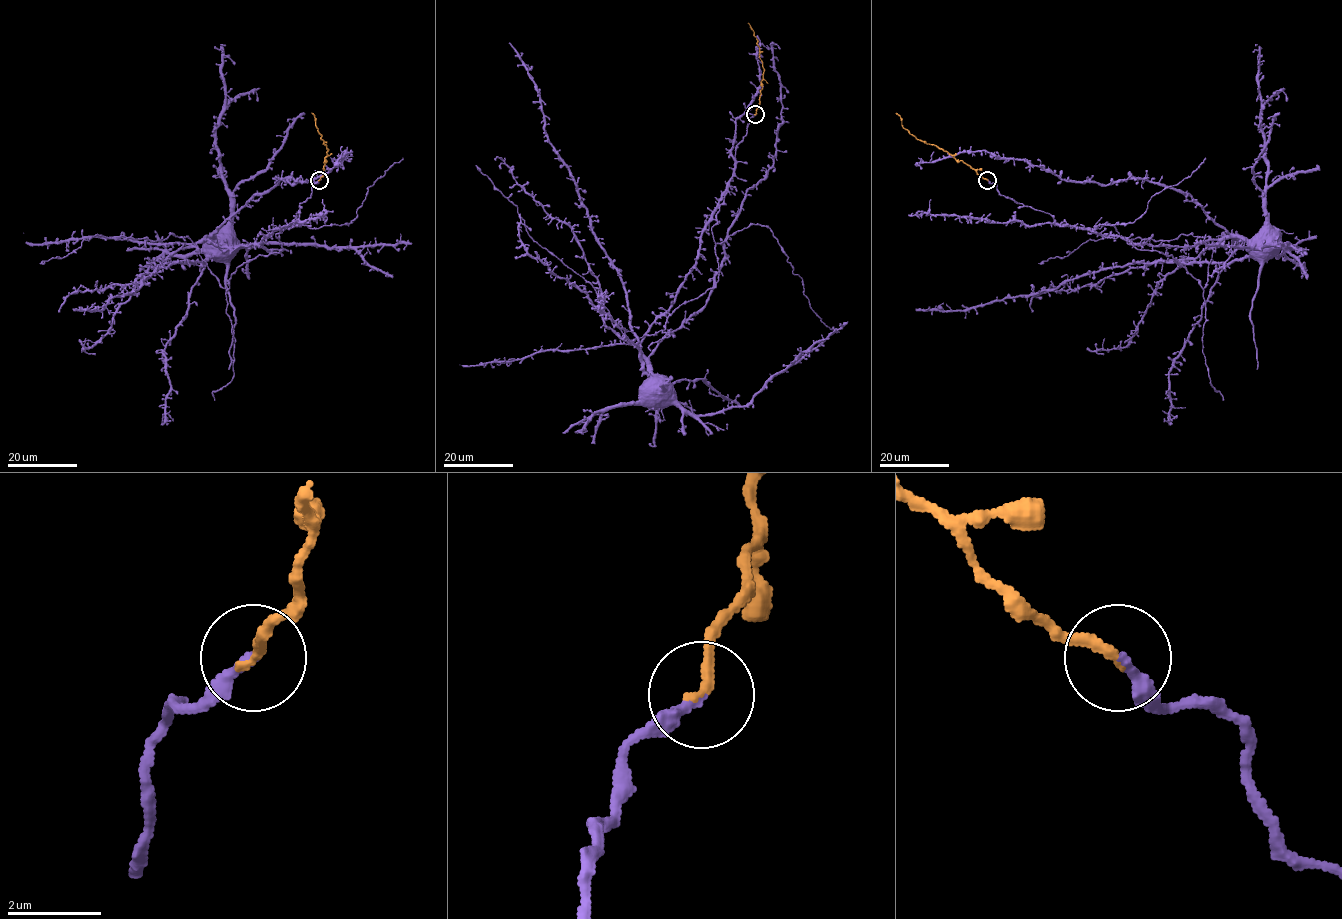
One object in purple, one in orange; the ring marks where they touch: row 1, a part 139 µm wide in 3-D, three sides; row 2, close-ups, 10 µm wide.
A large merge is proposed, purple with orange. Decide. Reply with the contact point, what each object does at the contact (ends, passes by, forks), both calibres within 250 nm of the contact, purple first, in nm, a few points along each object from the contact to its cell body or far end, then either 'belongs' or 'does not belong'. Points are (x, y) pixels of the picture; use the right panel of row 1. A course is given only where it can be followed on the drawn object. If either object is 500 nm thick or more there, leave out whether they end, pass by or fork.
(987, 180) | purple ends | orange ends | 240/240 nm | purple via (987, 179), (1000, 194), (1043, 211), (1059, 225), (1093, 228), (1135, 243), (1195, 246), (1237, 237), (1255, 243) | orange via (987, 179), (946, 152), (916, 139), (902, 125), (901, 118), (896, 112) | belongs

